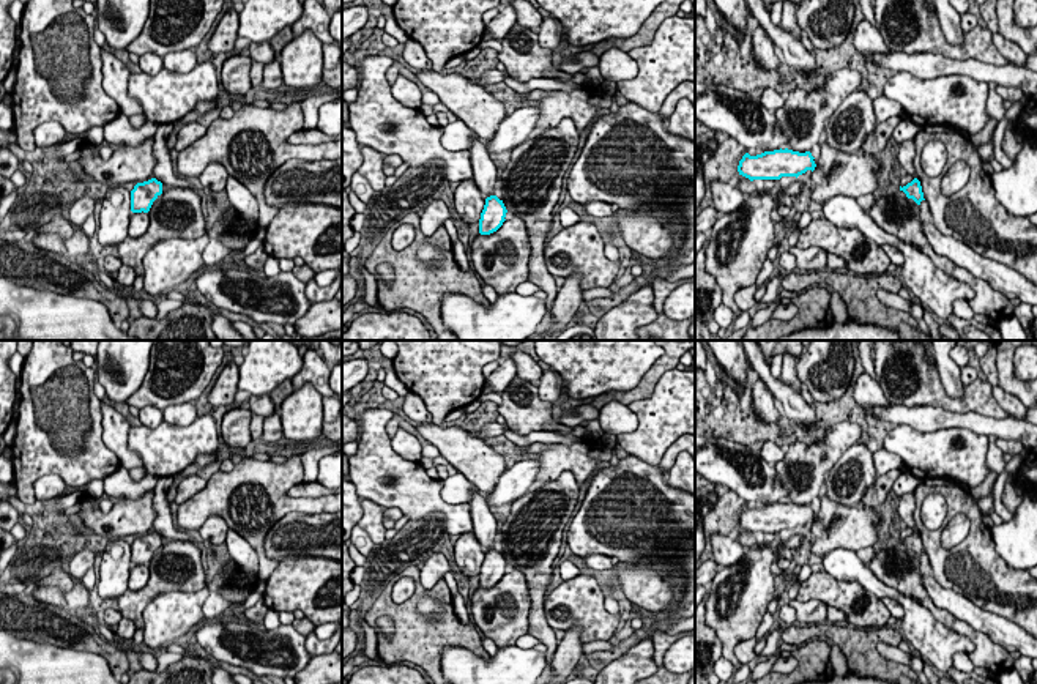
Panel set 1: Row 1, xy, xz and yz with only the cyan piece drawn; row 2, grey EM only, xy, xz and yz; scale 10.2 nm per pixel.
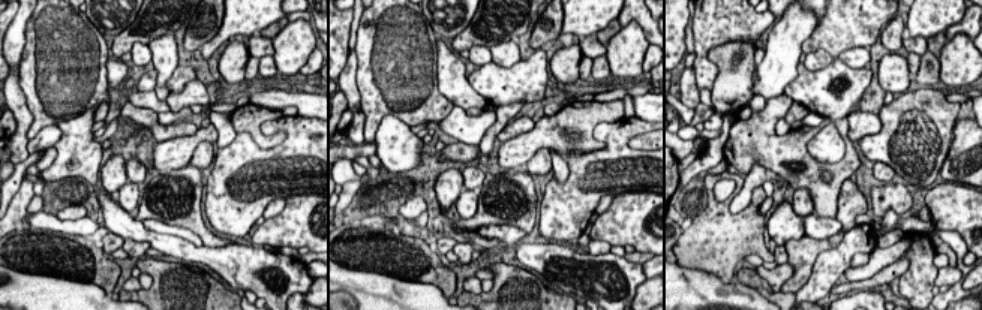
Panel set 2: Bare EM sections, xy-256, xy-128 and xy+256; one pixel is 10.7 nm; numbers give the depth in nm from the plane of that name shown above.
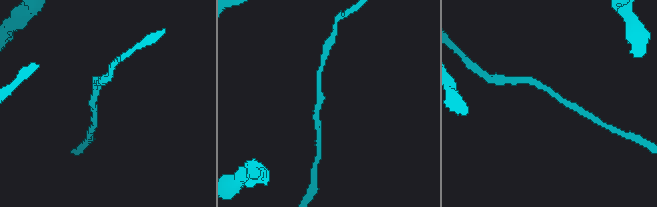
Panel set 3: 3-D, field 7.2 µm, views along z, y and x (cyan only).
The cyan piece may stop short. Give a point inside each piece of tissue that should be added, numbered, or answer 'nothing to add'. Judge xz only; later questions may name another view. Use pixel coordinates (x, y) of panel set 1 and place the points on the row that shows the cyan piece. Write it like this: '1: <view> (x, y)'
nothing to add

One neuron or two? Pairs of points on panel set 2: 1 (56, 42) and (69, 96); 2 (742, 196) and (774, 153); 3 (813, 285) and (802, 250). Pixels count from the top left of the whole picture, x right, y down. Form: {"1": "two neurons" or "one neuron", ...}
{"1": "one neuron", "2": "two neurons", "3": "two neurons"}

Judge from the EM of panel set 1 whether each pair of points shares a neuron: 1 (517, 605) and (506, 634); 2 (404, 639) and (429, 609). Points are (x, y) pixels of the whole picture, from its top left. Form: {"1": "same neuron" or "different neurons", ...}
{"1": "same neuron", "2": "different neurons"}

